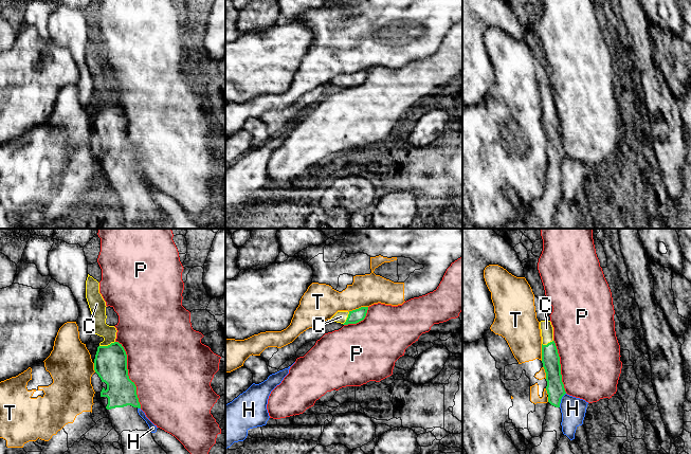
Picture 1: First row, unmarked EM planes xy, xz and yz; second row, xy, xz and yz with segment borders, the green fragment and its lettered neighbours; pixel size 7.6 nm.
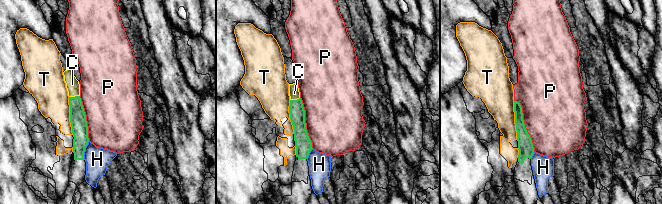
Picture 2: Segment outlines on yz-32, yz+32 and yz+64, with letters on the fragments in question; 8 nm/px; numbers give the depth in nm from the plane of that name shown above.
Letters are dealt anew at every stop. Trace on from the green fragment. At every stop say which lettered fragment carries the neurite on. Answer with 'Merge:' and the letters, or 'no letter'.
Merge: C

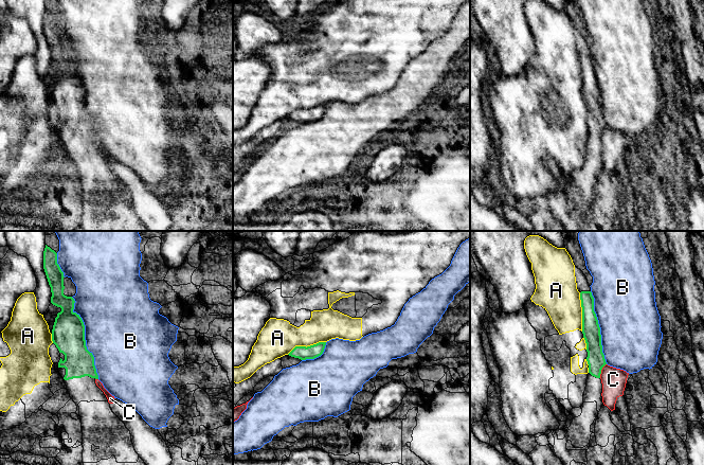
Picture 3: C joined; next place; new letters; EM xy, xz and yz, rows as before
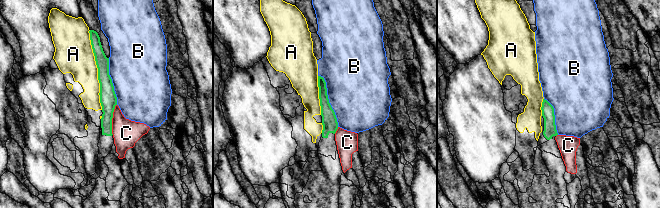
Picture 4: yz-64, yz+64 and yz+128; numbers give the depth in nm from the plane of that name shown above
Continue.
Merge: no letter

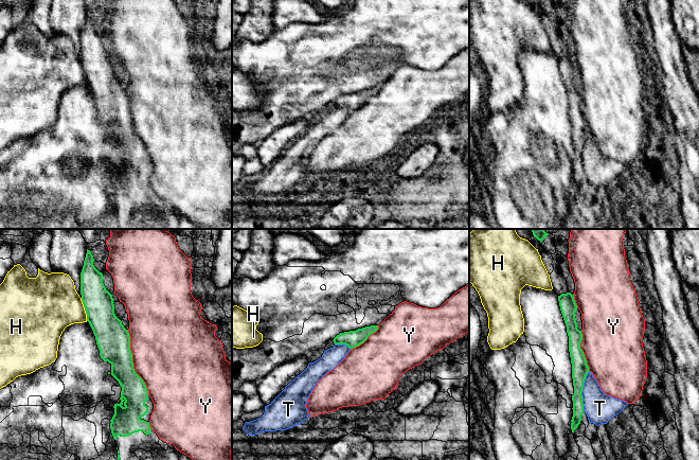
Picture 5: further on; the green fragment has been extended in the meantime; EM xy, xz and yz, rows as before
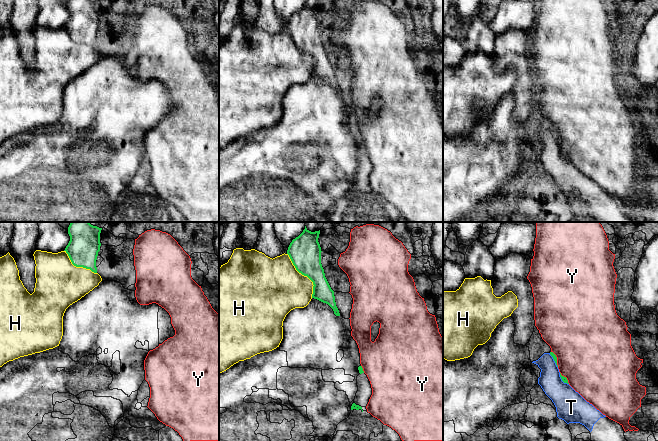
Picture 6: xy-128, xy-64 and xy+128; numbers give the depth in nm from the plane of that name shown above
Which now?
Merge: no letter

